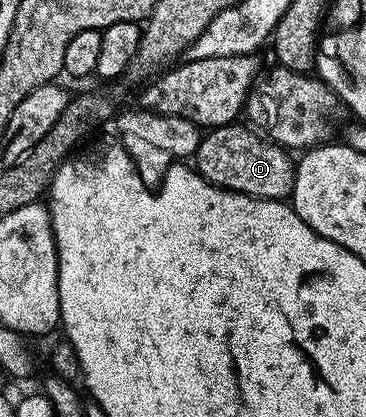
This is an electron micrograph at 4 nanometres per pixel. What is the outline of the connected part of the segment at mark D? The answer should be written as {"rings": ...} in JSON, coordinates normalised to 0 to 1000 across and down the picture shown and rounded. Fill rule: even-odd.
{"rings":[[[650,297],[604,300],[598,309],[571,312],[555,326],[525,379],[546,422],[607,453],[680,472],[719,472],[735,482],[790,475],[803,446],[806,398],[795,369],[691,307]]]}

